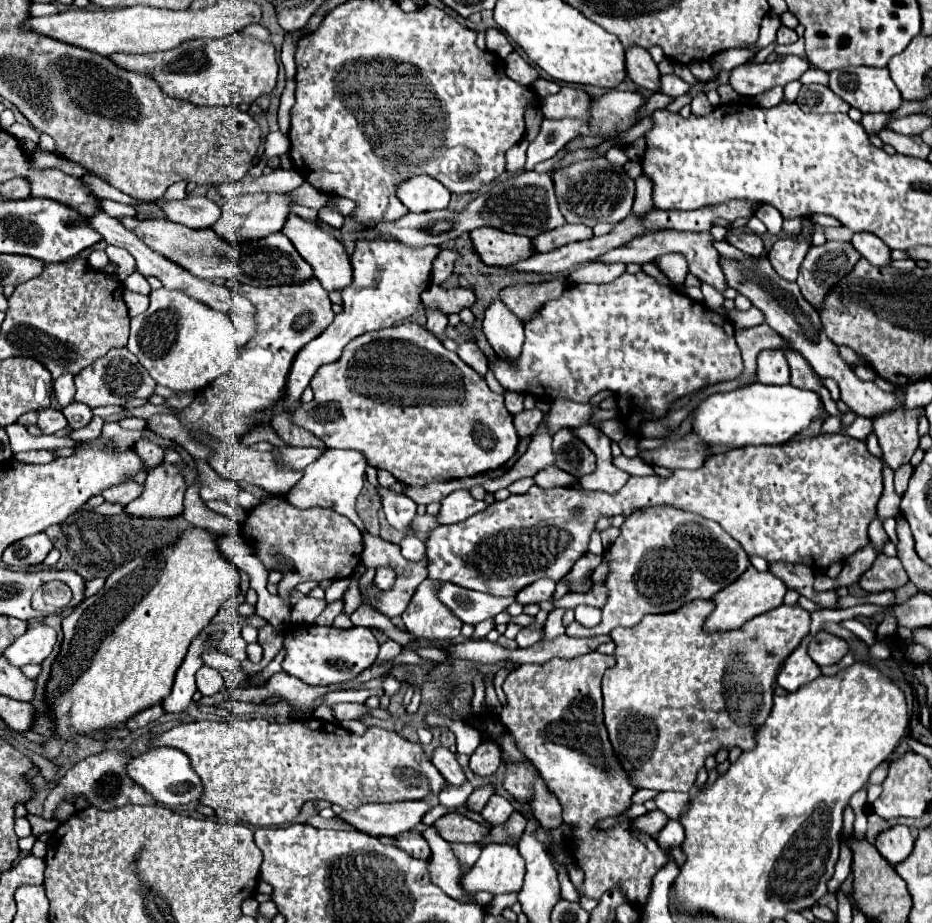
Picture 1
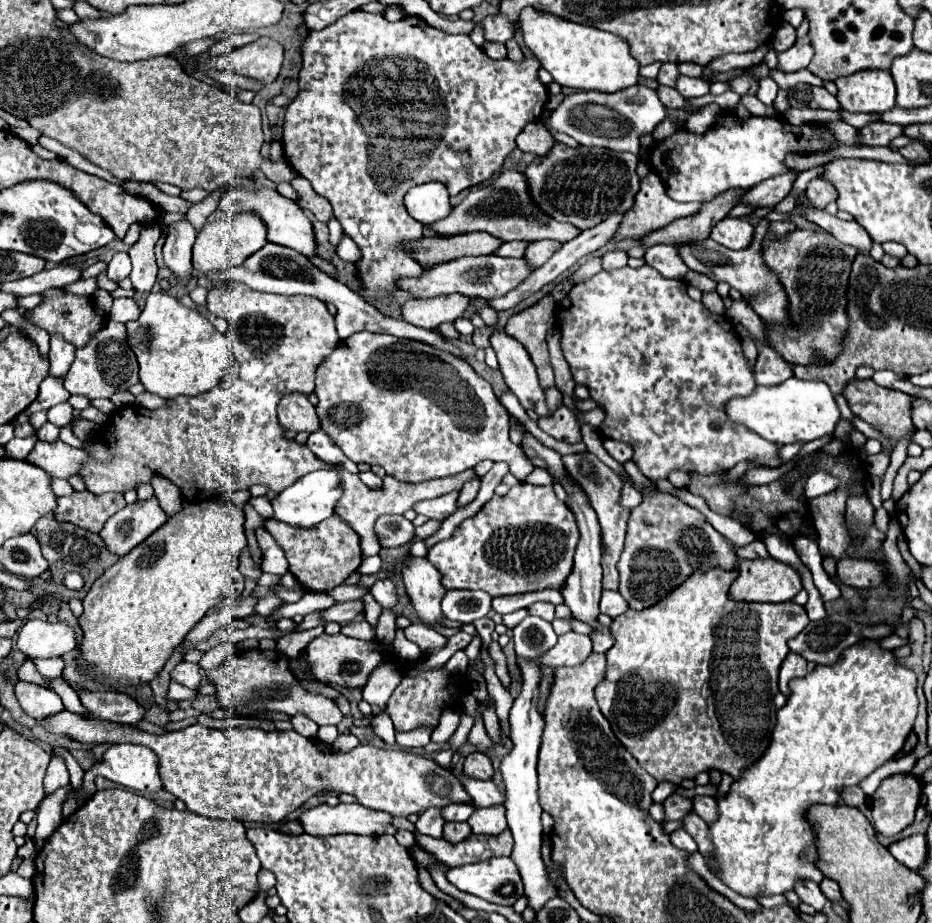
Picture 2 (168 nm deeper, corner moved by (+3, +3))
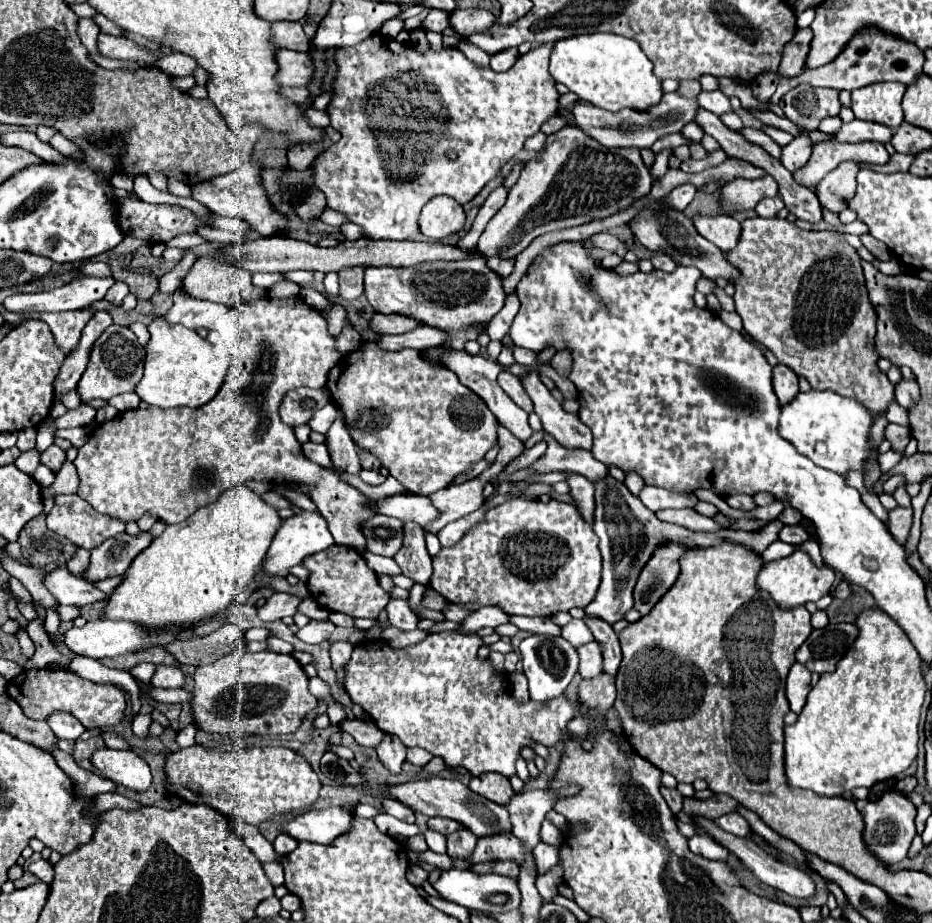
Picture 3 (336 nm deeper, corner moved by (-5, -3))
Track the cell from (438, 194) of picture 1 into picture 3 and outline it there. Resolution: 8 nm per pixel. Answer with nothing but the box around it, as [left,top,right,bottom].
[419,196,465,240]

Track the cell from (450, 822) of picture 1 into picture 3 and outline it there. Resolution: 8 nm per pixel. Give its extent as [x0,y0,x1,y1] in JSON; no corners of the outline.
[447,830,477,858]

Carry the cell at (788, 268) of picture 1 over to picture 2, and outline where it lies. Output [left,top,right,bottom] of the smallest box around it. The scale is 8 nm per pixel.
[805,178,837,208]

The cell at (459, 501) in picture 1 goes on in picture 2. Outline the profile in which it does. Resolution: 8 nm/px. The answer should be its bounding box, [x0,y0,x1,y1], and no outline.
[413,491,459,520]

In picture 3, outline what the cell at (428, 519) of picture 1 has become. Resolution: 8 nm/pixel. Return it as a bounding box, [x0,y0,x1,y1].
[363,516,403,558]

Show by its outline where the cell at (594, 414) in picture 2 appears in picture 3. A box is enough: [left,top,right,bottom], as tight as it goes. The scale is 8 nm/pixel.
[519,372,593,450]

